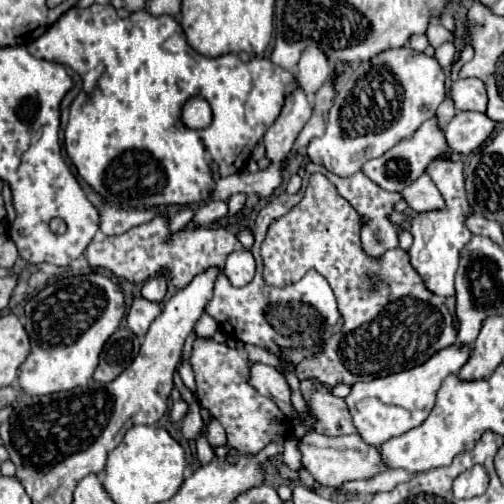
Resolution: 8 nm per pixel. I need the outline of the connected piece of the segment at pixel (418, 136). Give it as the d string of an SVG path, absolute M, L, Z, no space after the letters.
M434 116L434 118L426 120L426 122L412 134L412 138L398 142L392 150L388 150L386 154L382 154L380 158L368 160L368 162L362 166L362 172L364 172L376 186L380 186L382 190L400 192L406 184L412 184L412 182L424 172L424 168L428 166L428 160L438 158L438 156L442 156L442 154L446 154L446 152L450 152L450 148L448 148L448 144L446 144L444 132L440 130L438 118Z

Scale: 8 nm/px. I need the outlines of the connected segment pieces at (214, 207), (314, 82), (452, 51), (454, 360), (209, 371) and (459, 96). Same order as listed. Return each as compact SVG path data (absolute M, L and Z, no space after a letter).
M208 202L208 204L202 204L192 220L186 224L188 228L194 228L194 226L214 226L222 216L228 214L228 204L226 202Z
M312 44L302 52L296 72L298 72L296 74L298 84L304 88L308 96L314 96L320 84L324 84L324 80L328 80L328 76L332 74L332 66L326 54L318 46Z
M452 42L440 44L440 46L436 48L434 58L436 58L438 64L448 72L448 68L452 66L452 62L454 62L454 58L456 58L456 48L454 48L454 44L452 44Z
M470 346L460 348L444 348L444 352L436 352L432 360L428 360L422 366L390 374L386 378L376 378L370 382L356 382L350 390L350 394L344 398L348 404L348 410L352 414L352 422L356 432L362 436L362 440L370 446L380 446L384 440L392 436L400 436L424 422L424 416L432 410L432 404L436 402L436 392L440 390L440 384L444 378L452 372L458 372L470 356Z
M194 338L192 342L192 354L190 354L190 364L192 364L192 370L194 370L194 376L196 376L196 398L198 402L210 410L210 414L222 424L222 428L226 430L226 436L228 436L228 444L242 452L242 454L258 454L258 450L262 450L272 438L276 432L286 432L286 424L272 424L272 416L276 414L278 418L282 420L288 420L280 410L278 406L274 404L273 400L265 396L260 396L250 384L248 384L248 378L250 378L250 362L244 354L240 354L238 348L230 348L226 344L220 344L216 342L214 338Z
M466 78L466 80L456 80L450 88L454 104L458 110L476 110L476 112L486 112L486 88L484 82L478 78Z

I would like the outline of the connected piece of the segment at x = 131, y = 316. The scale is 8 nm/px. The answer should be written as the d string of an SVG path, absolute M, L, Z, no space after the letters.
M136 296L132 298L132 304L128 306L126 310L126 322L128 322L128 328L132 332L136 332L136 336L144 336L152 324L152 320L162 312L160 304L158 302L152 302L152 300L146 300L142 296Z

